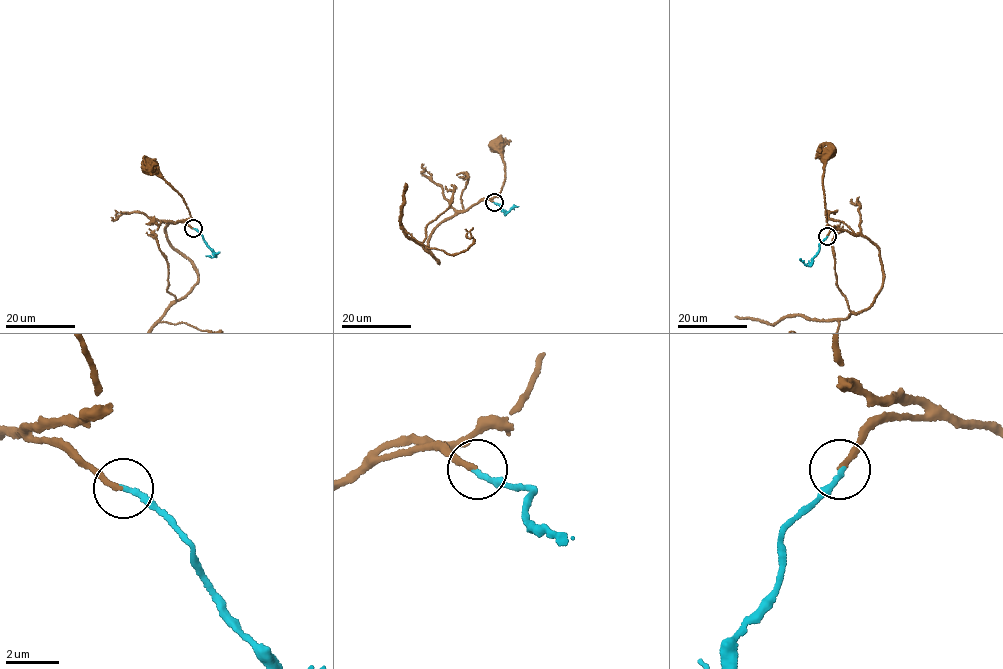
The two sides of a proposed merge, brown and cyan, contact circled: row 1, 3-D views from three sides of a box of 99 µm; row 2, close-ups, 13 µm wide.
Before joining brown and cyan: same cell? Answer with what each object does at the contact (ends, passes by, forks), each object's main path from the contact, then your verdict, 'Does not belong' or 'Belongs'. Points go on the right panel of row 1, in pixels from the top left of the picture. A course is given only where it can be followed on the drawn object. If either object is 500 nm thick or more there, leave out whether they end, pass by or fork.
At the ring brown ends. At the ring cyan ends. Course of brown: (827, 236), (833, 227), (827, 224), (824, 195), (826, 153). Course of cyan: (827, 236), (809, 265), (799, 259). Belongs

